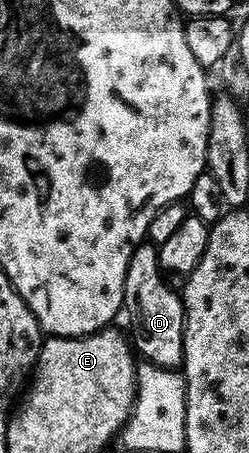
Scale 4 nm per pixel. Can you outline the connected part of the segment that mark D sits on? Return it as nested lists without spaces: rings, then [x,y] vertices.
[[[142,242],[133,249],[131,262],[127,262],[125,279],[124,311],[129,311],[133,319],[131,344],[136,355],[142,361],[154,364],[166,370],[177,370],[182,367],[183,334],[185,333],[184,299],[168,284],[166,273],[161,270],[157,257],[158,249],[148,242]]]

